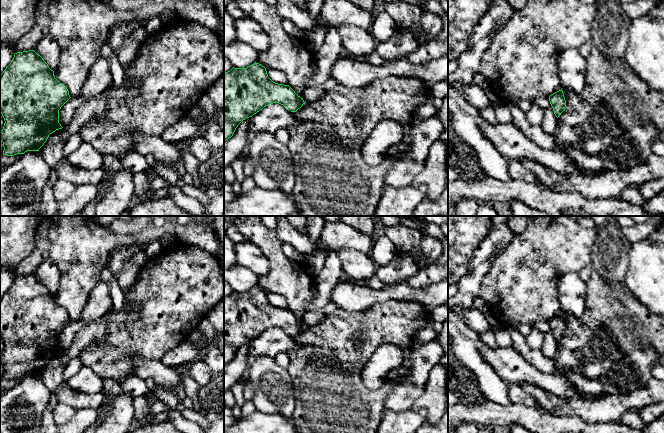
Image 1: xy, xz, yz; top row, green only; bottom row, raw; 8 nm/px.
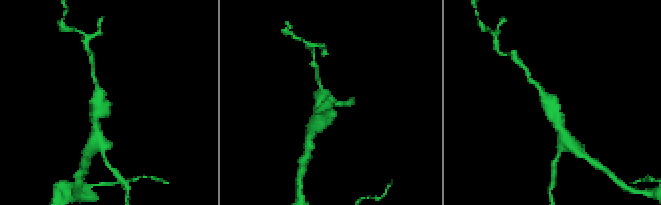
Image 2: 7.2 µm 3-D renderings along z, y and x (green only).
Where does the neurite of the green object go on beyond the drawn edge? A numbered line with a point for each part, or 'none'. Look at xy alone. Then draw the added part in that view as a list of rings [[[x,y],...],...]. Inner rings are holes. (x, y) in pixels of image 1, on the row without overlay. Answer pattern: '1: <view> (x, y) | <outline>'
none

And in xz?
none

